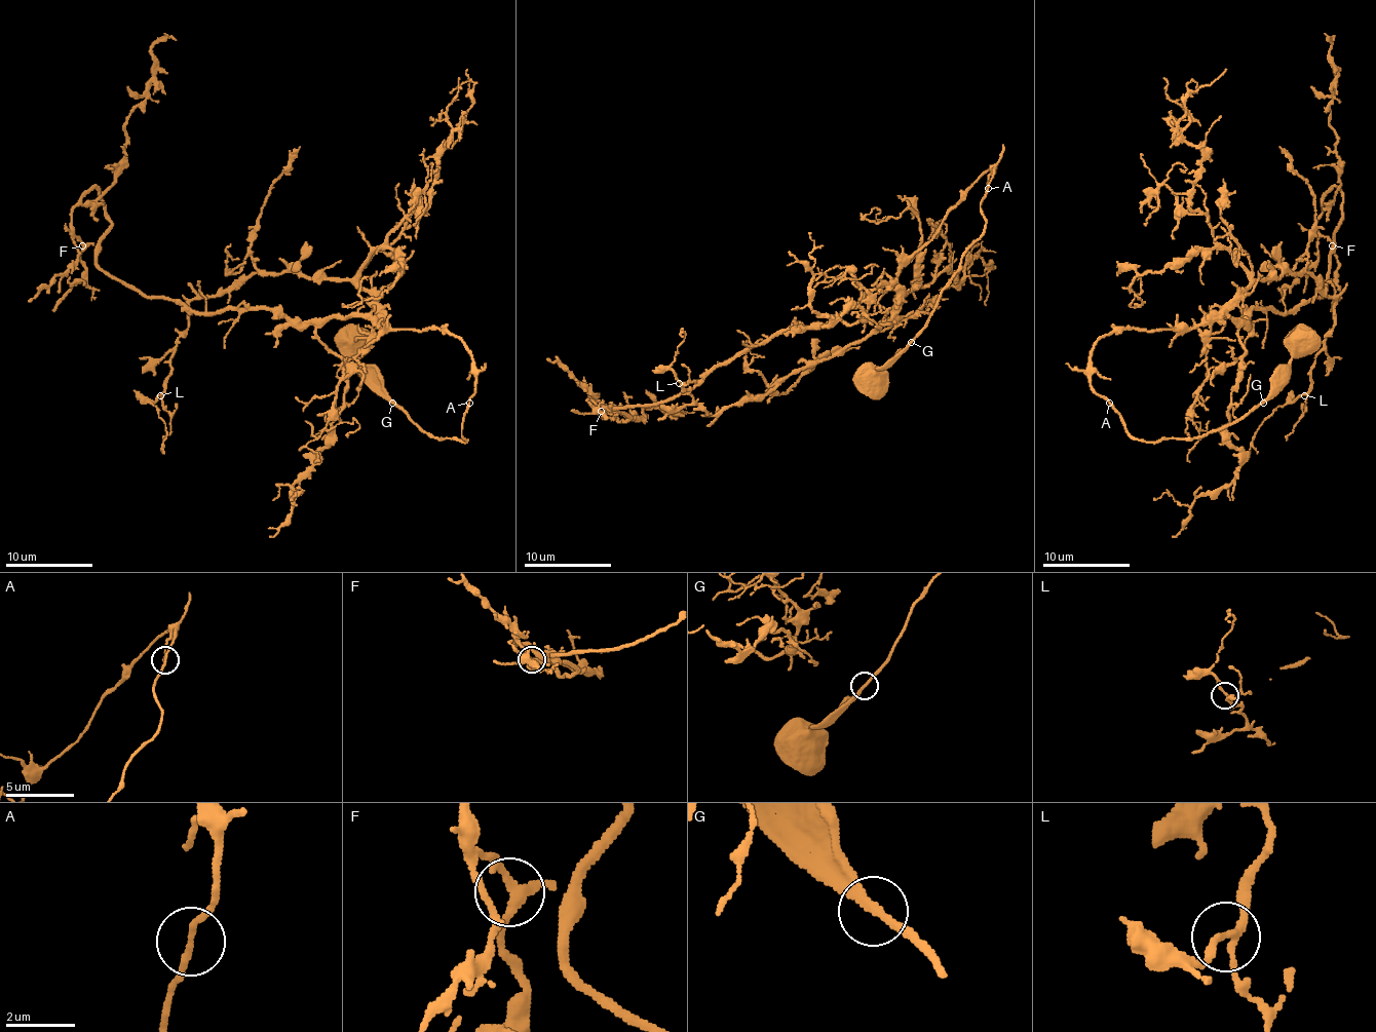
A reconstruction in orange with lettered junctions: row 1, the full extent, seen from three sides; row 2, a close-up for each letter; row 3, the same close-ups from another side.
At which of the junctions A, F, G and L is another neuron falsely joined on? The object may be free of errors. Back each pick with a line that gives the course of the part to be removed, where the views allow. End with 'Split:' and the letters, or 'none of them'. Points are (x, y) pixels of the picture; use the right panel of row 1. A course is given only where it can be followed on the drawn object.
Split: none of them

